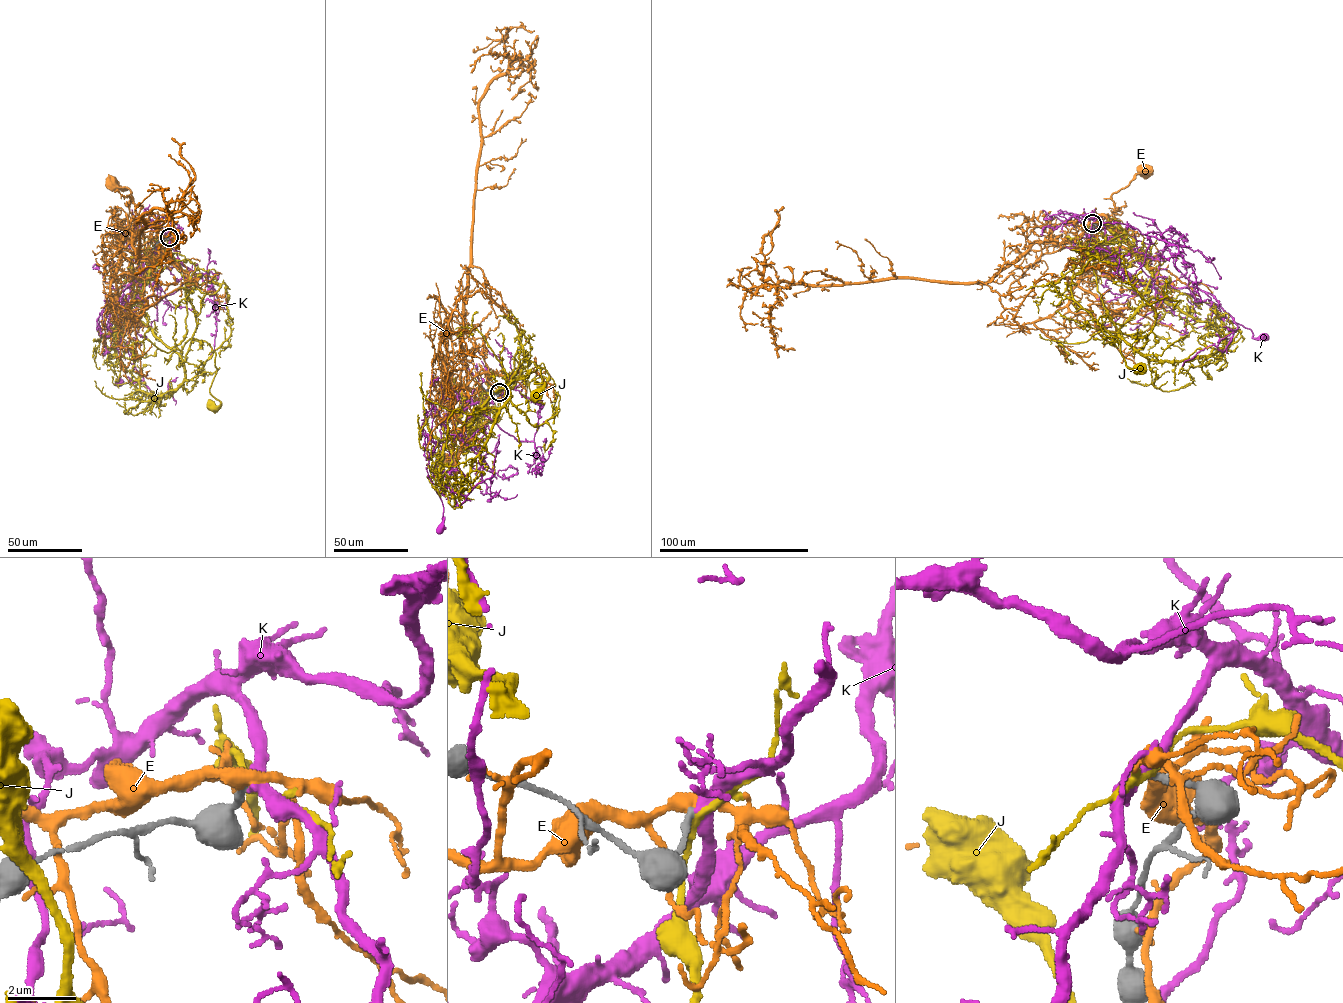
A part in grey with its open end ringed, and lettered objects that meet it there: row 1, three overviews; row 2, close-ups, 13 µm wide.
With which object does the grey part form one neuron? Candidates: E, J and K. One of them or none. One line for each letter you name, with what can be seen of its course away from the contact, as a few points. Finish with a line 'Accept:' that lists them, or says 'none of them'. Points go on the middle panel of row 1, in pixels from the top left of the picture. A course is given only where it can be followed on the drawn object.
Accept: none of them

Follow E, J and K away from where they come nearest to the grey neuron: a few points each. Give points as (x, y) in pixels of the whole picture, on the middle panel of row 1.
E: (499, 392), (487, 395), (480, 388), (451, 379), (449, 412), (461, 422), (463, 439), (443, 462)
J: (499, 393), (492, 421), (469, 437), (492, 395), (538, 367), (542, 382), (534, 383), (544, 383), (534, 394)
K: (499, 393), (491, 403), (477, 402), (465, 409), (435, 461), (436, 492), (443, 507), (440, 529)

